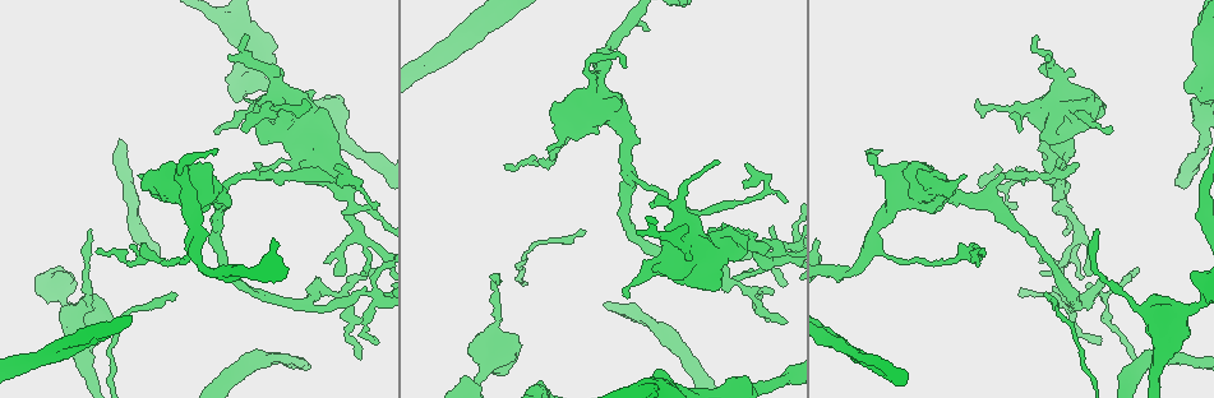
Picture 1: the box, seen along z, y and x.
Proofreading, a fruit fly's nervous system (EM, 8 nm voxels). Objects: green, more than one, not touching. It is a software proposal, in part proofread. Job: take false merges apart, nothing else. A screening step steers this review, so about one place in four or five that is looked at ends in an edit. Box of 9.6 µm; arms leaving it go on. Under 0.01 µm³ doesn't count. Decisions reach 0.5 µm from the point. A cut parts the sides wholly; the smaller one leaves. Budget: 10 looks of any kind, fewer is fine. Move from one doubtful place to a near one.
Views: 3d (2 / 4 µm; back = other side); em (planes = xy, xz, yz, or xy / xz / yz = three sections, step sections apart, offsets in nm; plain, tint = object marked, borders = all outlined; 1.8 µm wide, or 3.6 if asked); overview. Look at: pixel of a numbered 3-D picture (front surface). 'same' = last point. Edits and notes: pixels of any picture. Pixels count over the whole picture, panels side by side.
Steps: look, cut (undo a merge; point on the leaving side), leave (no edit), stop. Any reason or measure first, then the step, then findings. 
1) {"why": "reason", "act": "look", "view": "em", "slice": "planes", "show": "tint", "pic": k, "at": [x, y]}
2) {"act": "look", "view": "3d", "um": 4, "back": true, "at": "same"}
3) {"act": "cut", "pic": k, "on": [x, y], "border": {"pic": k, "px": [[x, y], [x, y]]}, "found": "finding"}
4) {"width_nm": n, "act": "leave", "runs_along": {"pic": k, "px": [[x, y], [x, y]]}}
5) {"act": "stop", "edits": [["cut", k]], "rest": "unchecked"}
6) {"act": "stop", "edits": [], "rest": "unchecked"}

{"why": "branch point", "act": "look", "view": "em", "slice": "yz", "step": 8, "show": "tint", "pic": 1, "at": [352, 205]}

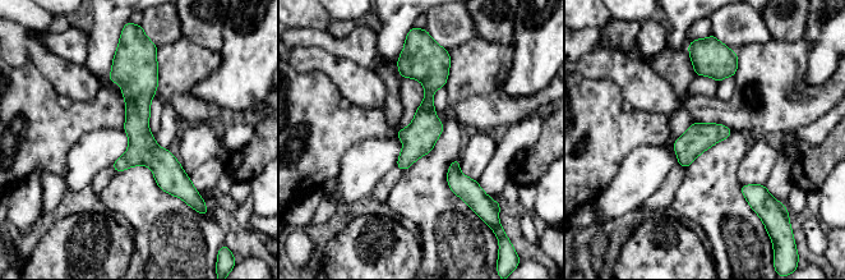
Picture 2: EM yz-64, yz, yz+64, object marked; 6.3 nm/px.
{"act": "leave", "runs_along": {"pic": 2, "px": [[135, 60], [141, 142], [184, 194]]}, "found": "all the same neuron"}

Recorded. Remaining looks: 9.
{"why": "thin neck", "act": "look", "view": "3d", "um": 2, "pic": 1, "at": [1029, 173]}

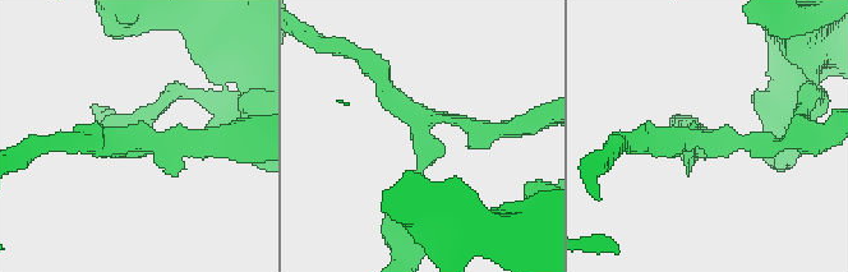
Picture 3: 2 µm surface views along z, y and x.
{"arms": 3, "act": "look", "view": "em", "slice": "planes", "show": "tint", "pic": 3, "at": [422, 128]}

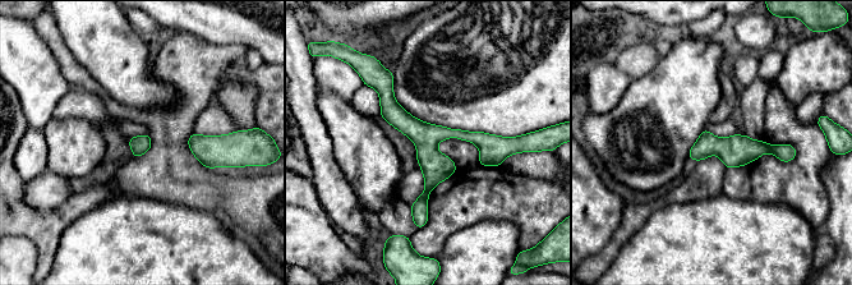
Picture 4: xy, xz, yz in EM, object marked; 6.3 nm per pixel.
{"act": "leave", "runs_along": {"pic": 4, "px": [[378, 86], [420, 133], [473, 136], [505, 150]]}, "found": "continuous, no second neuron"}

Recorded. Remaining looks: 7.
{"why": "sharp bend", "act": "look", "view": "3d", "um": 2, "pic": 1, "at": [373, 296]}

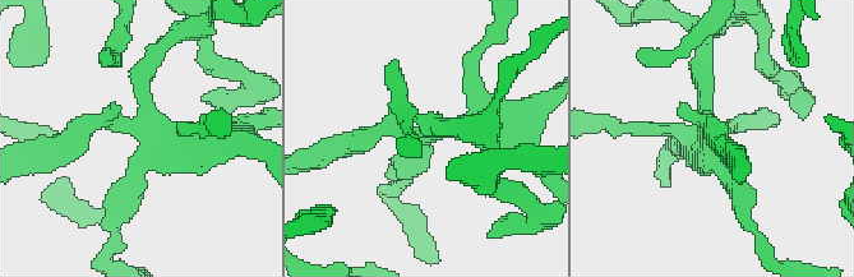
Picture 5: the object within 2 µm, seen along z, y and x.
{"arms": 4, "why": "shape alone is not enough", "act": "look", "view": "em", "slice": "planes", "show": "tint", "pic": 5, "at": [143, 134]}

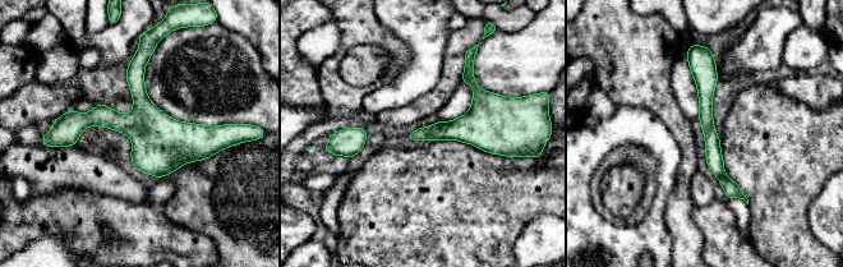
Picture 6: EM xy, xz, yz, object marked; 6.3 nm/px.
{"width_nm": 100, "act": "leave", "found": "one neuron here"}

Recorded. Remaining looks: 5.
{"why": "a fork", "act": "look", "view": "3d", "um": 4, "pic": 1, "at": [487, 366]}

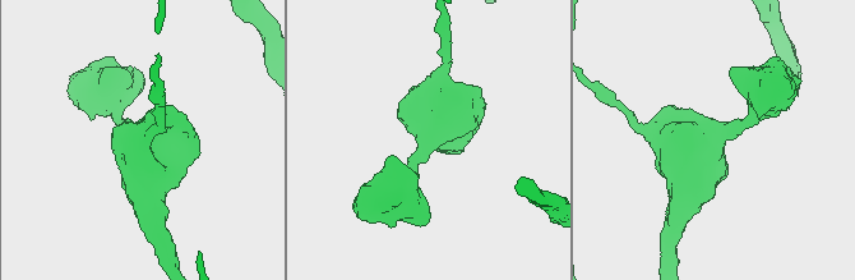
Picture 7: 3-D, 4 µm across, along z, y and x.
{"arms": 3, "arm_widths_nm": [170, 280, 650], "why": "now the EM", "act": "look", "view": "em", "um": 3.6, "slice": "xy", "step": 4, "show": "tint", "pic": 7, "at": [431, 137]}

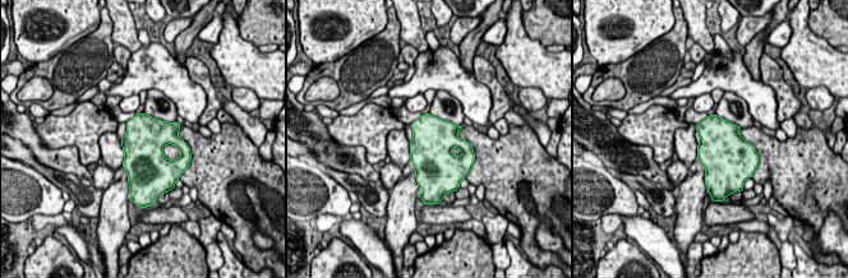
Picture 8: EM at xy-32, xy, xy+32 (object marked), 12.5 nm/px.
{"why": "another direction", "act": "look", "view": "em", "um": 3.6, "slice": "planes", "show": "tint", "at": "same"}

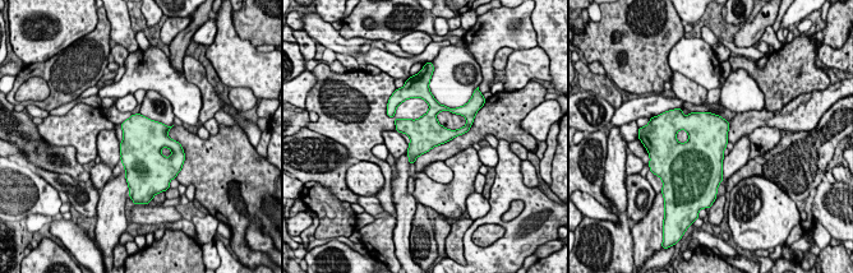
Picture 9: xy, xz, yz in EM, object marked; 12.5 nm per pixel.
{"act": "leave", "found": "all the same neuron"}

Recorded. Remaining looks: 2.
{"why": "thick turns thin", "act": "look", "view": "em", "slice": "xz", "step": 8, "show": "tint", "pic": 1, "at": [666, 236]}

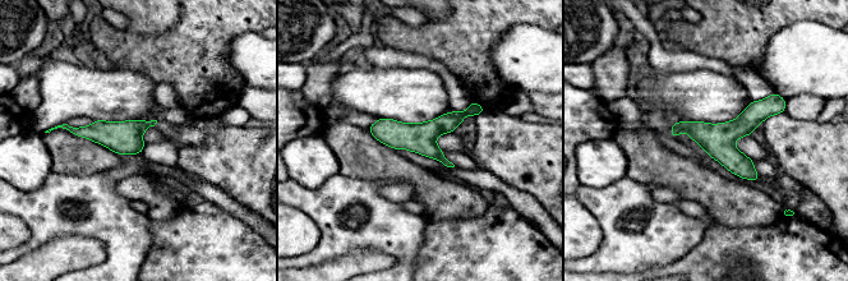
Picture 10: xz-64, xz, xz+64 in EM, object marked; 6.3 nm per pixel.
{"why": "cut it another way", "act": "look", "view": "em", "slice": "planes", "show": "tint", "at": "same"}

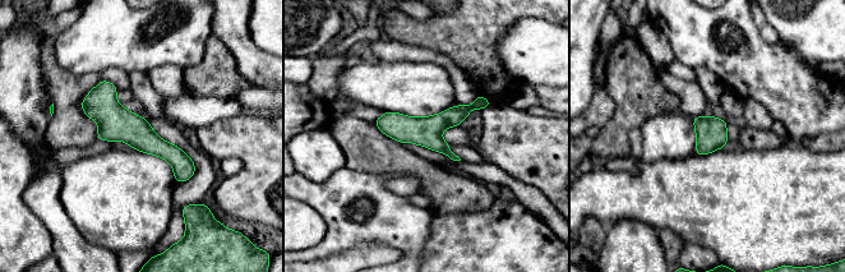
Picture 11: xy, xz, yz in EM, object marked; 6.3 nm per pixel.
{"width_nm": 190, "act": "leave", "runs_along": {"pic": 11, "px": [[87, 100], [170, 152], [190, 171]]}, "found": "continuous, no second neuron"}

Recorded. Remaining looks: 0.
{"act": "stop", "edits": [], "rest": "unchecked"}

